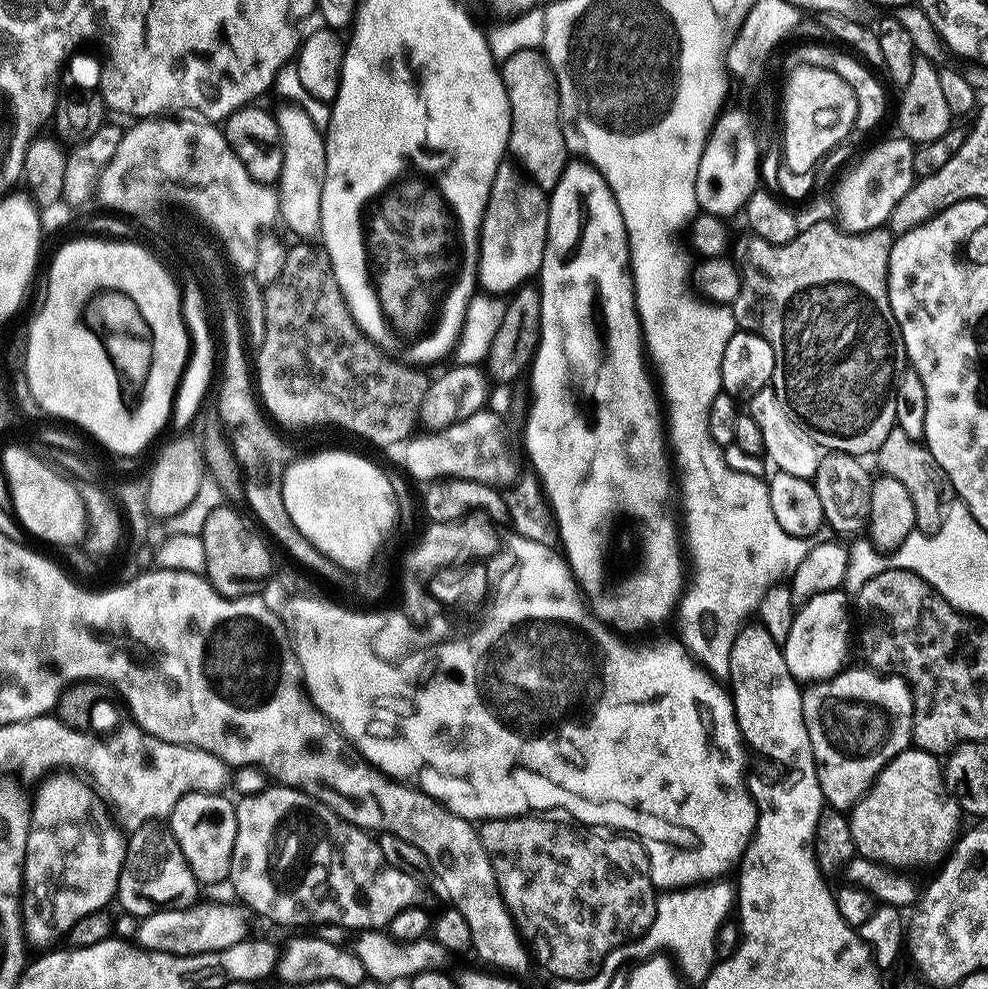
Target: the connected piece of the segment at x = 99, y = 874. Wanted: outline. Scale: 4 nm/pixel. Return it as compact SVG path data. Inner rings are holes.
M56 770L45 775L32 800L32 822L22 865L20 914L24 939L31 947L33 944L40 948L36 950L51 949L55 945L52 943L63 941L86 914L107 909L120 886L125 833L120 833L105 793L72 772L75 771Z

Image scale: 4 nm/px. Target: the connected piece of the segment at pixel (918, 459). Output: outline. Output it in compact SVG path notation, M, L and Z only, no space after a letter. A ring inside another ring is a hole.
M897 426L890 430L890 434L886 434L882 446L874 454L874 460L883 475L902 482L906 494L910 494L910 502L914 502L915 531L933 536L938 530L942 530L942 522L946 522L946 514L950 514L954 493L946 470L942 470L942 466L934 462L934 454L930 454L928 445L910 438L906 430Z

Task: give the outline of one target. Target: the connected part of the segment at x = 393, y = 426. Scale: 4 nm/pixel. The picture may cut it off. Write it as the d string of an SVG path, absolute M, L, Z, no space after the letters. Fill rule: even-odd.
M296 242L292 248L289 247L284 253L284 261L280 267L280 273L263 289L264 310L265 310L265 334L264 341L260 344L254 358L254 384L258 389L259 399L262 401L262 408L265 413L277 425L285 424L288 428L316 428L319 424L333 424L336 428L345 428L372 444L396 444L409 439L408 430L412 426L412 420L417 417L420 403L424 401L424 393L428 390L429 381L424 380L423 371L413 370L411 367L403 366L381 354L380 350L360 331L344 302L344 296L340 293L332 267L328 261L323 247L312 245L312 242Z

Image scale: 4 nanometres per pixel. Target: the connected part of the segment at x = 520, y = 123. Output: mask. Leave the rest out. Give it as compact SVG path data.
M539 47L518 49L502 61L499 69L506 94L510 98L508 152L511 159L536 181L539 188L551 190L562 178L564 167L570 163L568 148L564 145L565 125L560 114L556 74L548 57Z

